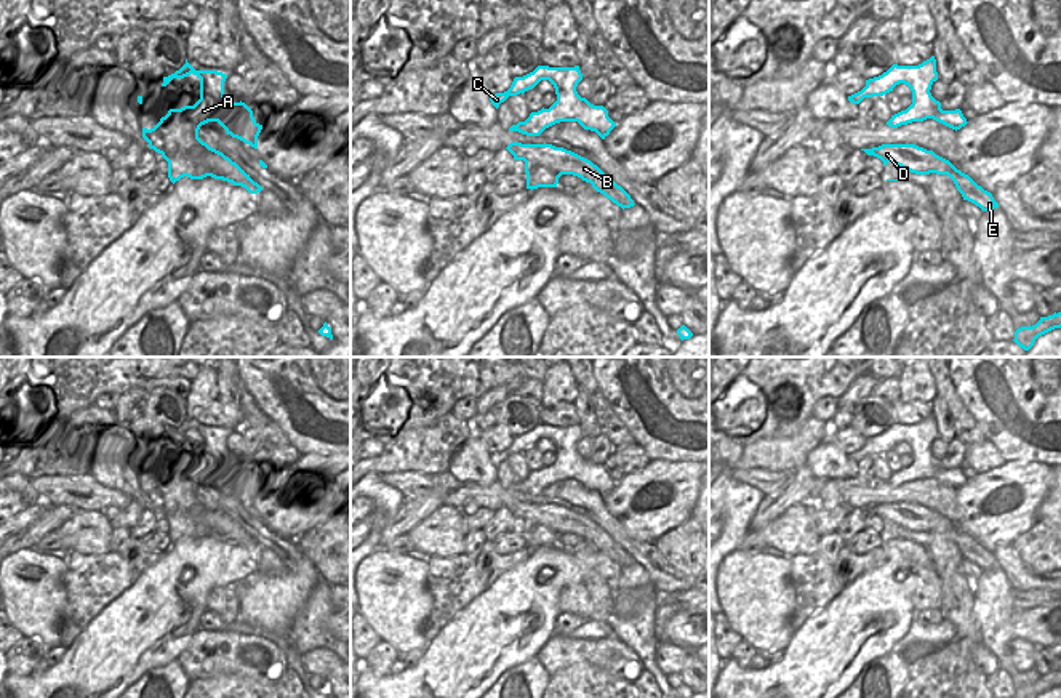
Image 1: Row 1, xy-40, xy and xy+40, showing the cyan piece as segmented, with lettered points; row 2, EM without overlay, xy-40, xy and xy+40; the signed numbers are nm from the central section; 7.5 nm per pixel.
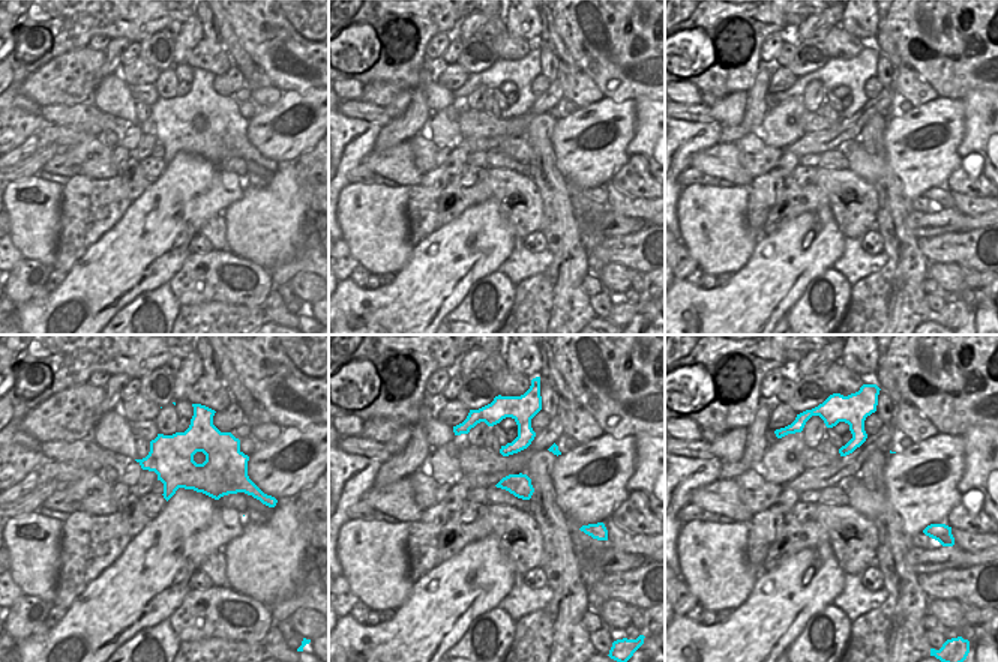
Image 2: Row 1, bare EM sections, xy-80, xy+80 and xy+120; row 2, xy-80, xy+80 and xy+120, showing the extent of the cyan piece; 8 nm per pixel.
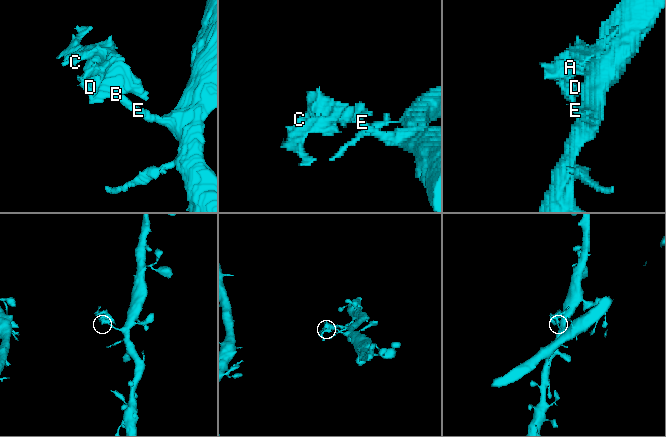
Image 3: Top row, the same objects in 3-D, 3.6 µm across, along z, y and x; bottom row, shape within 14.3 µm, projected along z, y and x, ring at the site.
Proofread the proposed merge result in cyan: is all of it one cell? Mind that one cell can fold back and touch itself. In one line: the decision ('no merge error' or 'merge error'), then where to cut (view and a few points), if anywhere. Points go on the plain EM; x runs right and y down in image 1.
merge error | xy-40 (240, 527), (232, 541)

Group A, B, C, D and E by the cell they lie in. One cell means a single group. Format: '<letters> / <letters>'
A B C D / E

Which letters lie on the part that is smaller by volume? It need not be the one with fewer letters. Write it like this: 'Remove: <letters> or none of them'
Remove: A, B, C, D

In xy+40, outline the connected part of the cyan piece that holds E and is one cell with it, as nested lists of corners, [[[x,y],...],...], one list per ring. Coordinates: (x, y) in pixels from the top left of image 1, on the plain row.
[[[960,528],[954,532],[954,543],[962,552],[963,559],[968,559],[979,565],[983,570],[991,570],[999,567],[999,562],[994,559],[992,552],[978,544],[968,533]]]

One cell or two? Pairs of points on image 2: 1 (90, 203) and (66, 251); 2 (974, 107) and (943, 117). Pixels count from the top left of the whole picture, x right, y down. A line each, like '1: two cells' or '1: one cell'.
1: one cell
2: two cells

